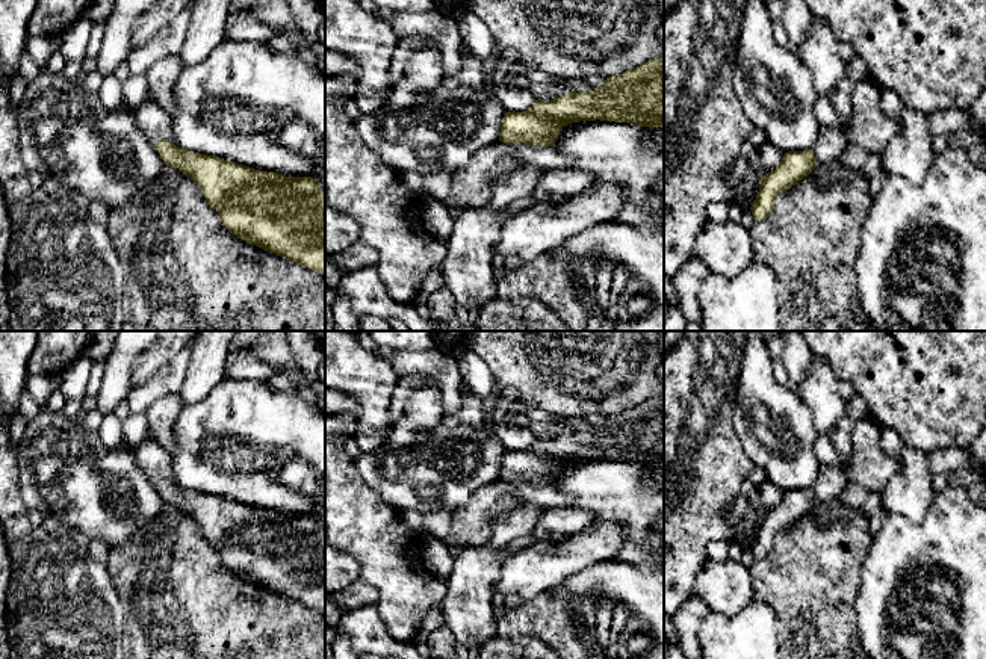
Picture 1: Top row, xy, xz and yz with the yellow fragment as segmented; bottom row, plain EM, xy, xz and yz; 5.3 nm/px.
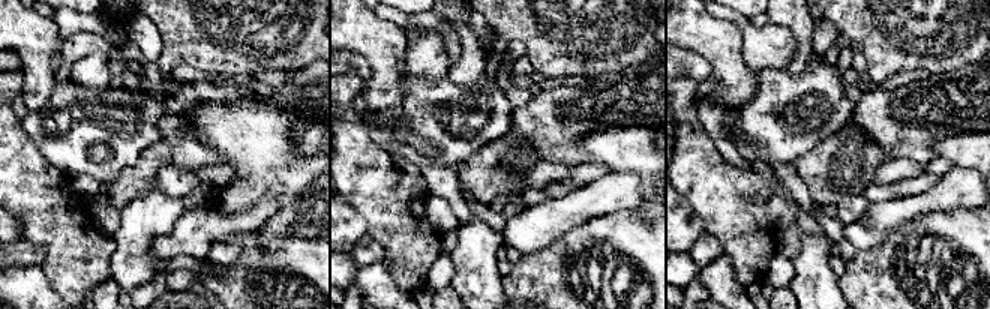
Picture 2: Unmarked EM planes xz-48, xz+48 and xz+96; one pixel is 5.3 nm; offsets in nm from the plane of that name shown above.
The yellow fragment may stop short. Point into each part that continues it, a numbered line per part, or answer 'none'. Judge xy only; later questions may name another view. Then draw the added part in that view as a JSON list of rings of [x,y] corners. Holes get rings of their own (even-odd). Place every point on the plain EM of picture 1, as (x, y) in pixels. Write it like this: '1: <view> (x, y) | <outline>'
1: xy (151, 458) | [[[147,438],[132,449],[138,469],[154,484],[159,479],[172,482],[171,453],[153,438]]]

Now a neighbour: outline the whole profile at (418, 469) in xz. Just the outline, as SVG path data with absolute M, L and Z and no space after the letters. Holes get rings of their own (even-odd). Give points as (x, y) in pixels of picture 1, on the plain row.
M402 420L389 432L387 441L372 452L363 452L355 466L363 481L393 509L420 514L454 511L469 502L476 490L499 479L507 449L482 426L460 425L420 428Z

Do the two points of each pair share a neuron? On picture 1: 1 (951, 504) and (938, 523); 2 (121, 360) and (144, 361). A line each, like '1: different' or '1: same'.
1: same
2: different

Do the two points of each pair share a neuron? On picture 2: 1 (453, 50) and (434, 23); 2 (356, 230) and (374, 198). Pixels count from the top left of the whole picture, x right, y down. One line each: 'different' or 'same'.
1: same
2: different

